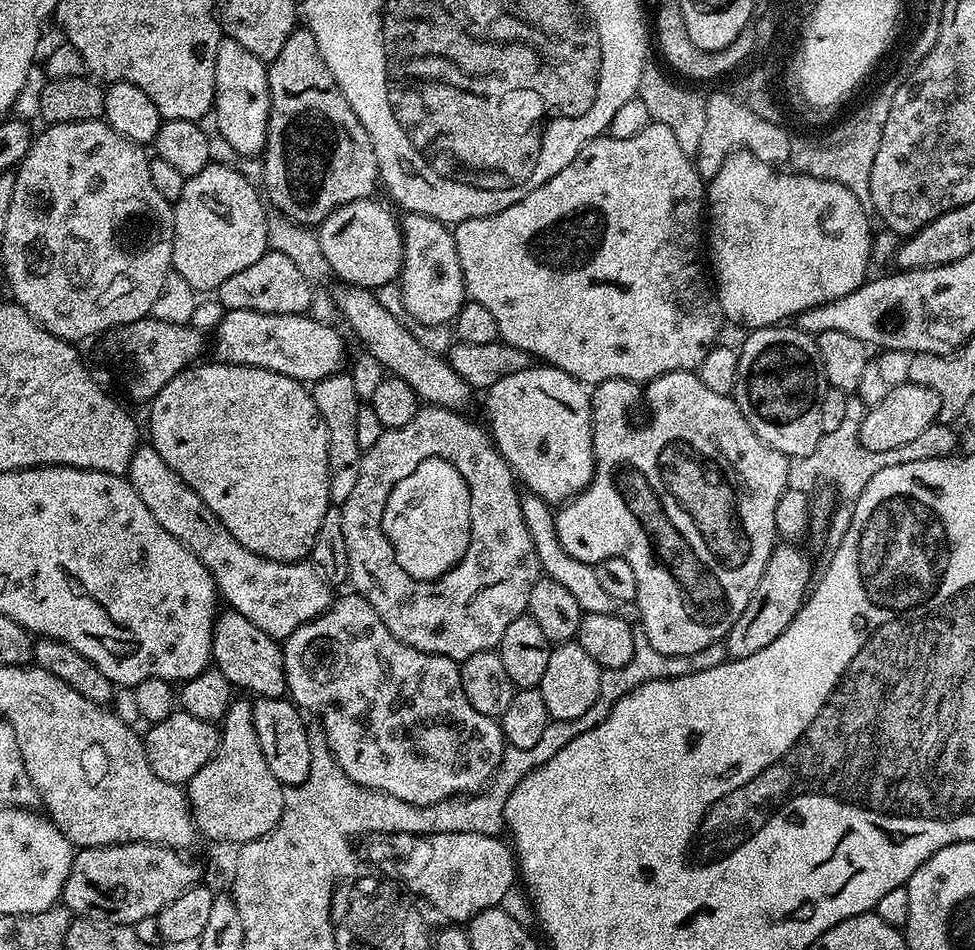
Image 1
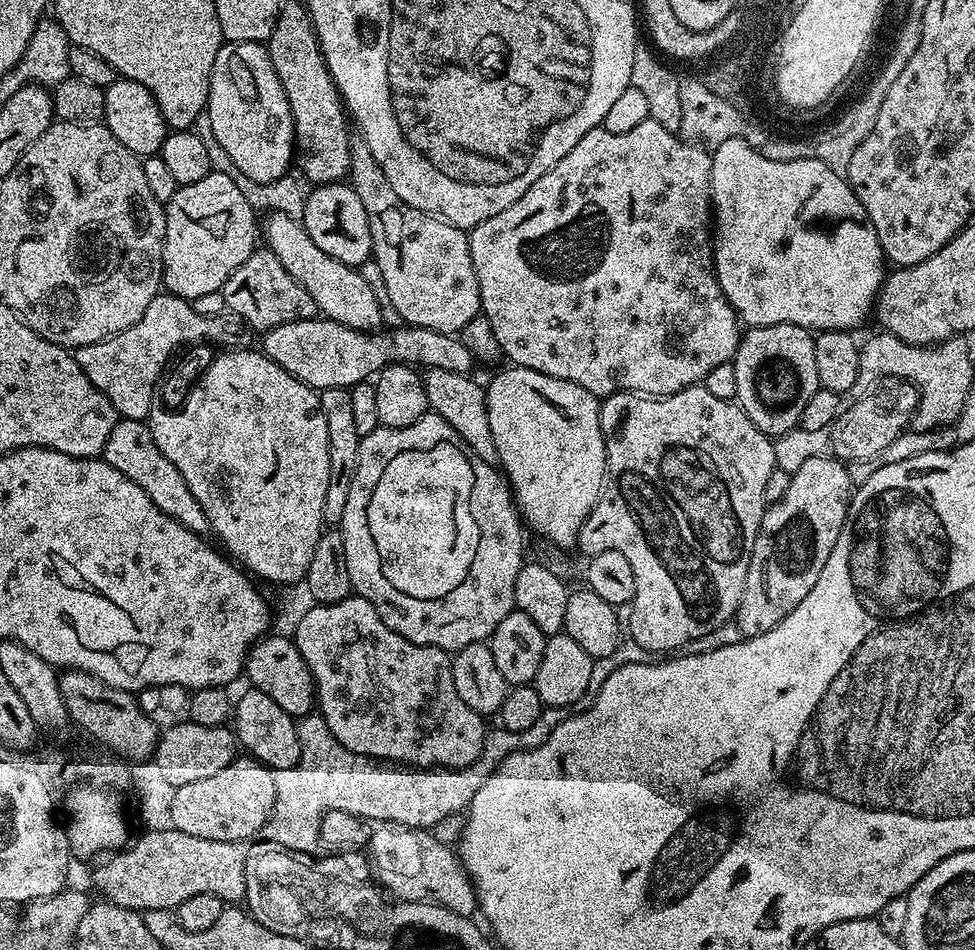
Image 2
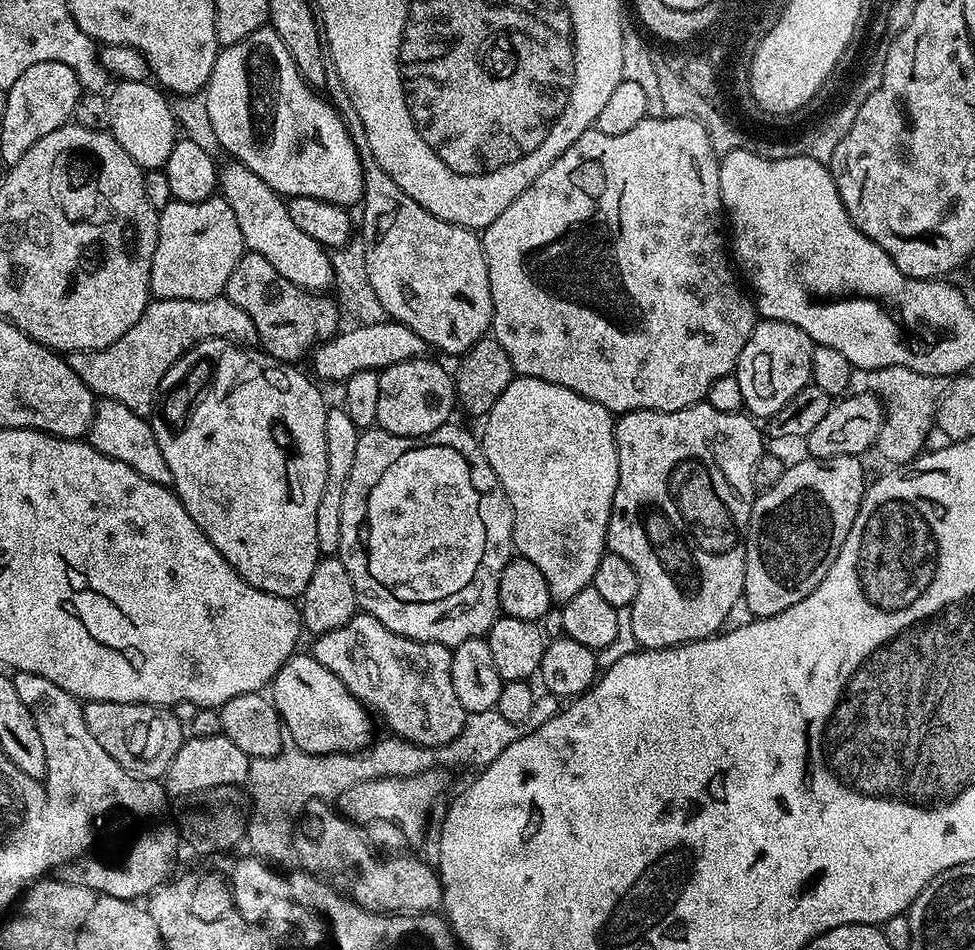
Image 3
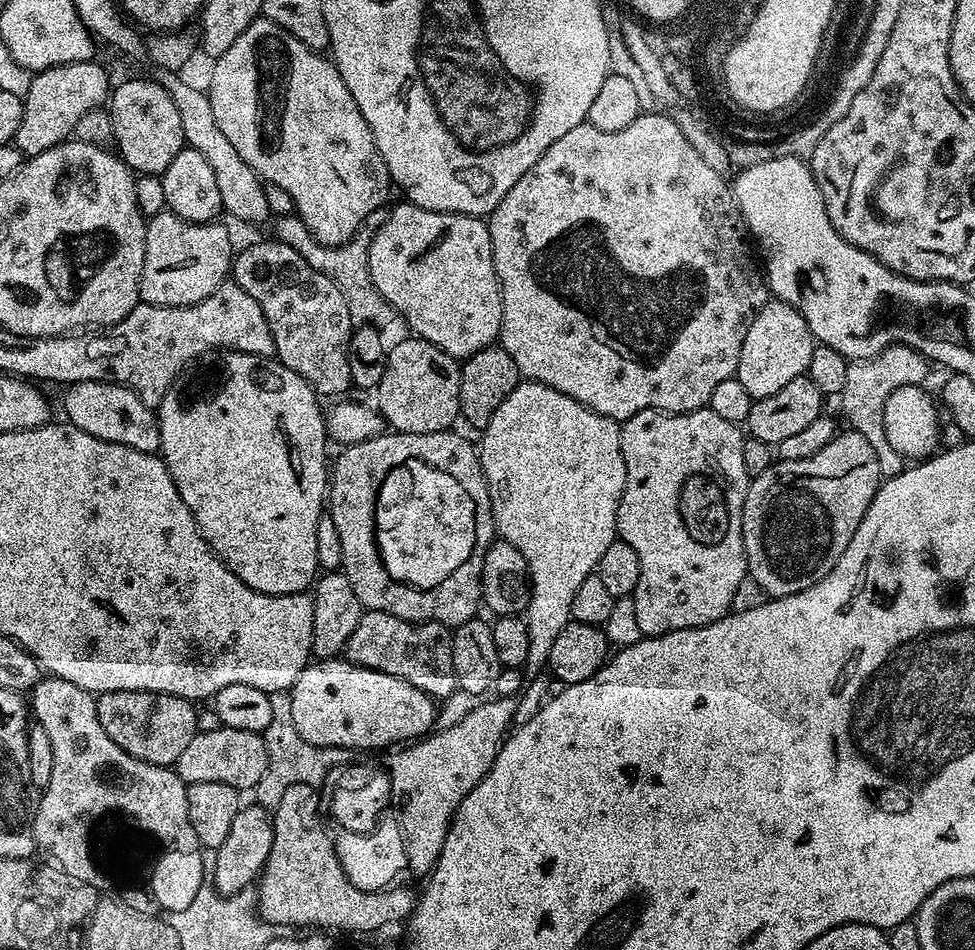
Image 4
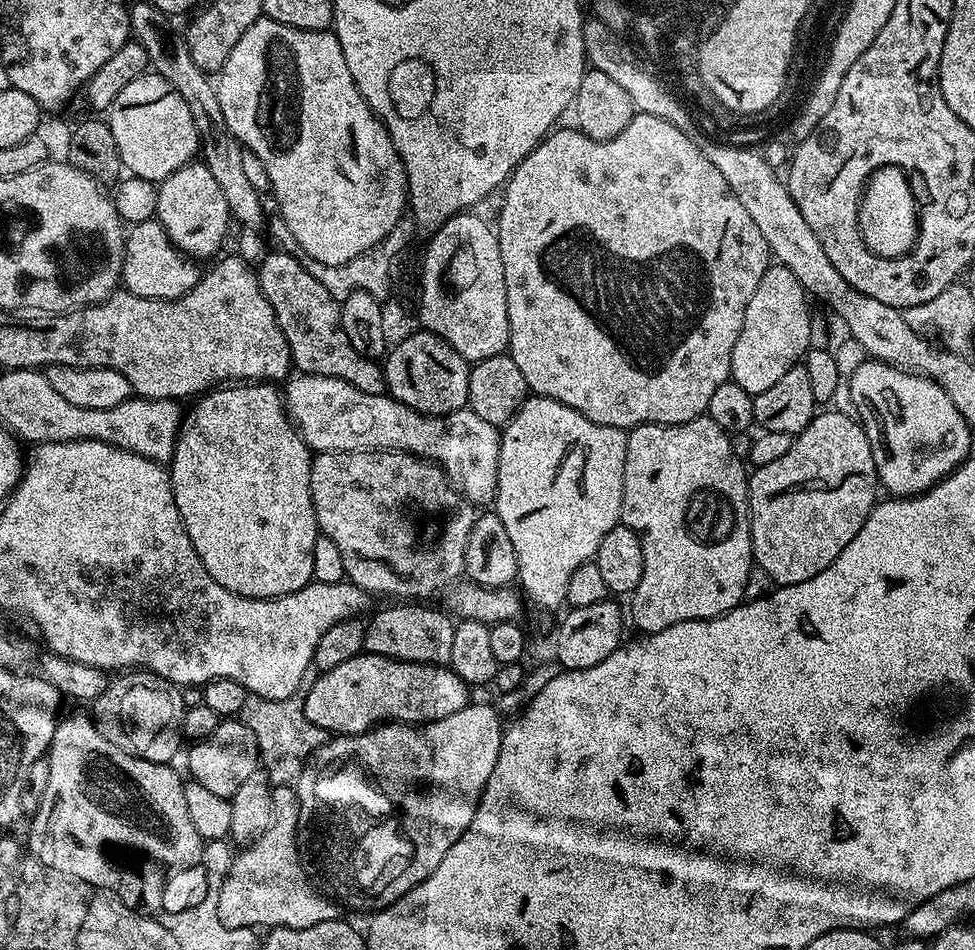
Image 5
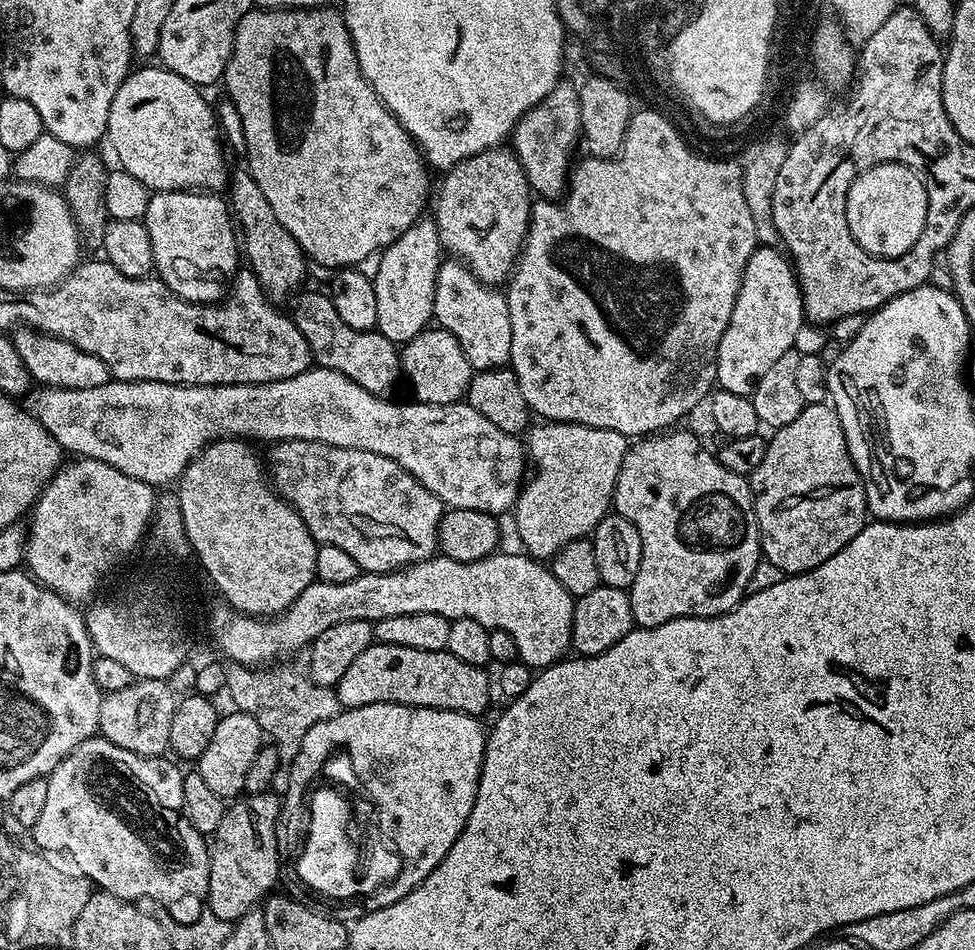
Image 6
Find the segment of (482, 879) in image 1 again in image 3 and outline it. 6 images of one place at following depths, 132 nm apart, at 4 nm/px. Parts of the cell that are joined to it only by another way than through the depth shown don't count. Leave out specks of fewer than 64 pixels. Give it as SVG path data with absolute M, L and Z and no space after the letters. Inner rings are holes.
M327 803L309 804L306 816L295 839L299 859L304 859L303 867L320 874L332 872L335 868L353 868L356 877L352 880L350 896L361 907L378 913L435 913L443 905L440 873L433 865L431 868L416 856L392 854L389 860L376 856L377 849L363 831L356 824L343 820Z

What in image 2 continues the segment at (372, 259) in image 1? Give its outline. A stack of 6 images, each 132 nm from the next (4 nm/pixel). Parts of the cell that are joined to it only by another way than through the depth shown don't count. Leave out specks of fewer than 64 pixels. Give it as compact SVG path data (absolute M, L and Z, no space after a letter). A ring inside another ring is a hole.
M351 183L321 184L311 191L304 197L302 223L310 238L314 238L314 246L318 246L318 250L326 250L326 254L330 254L330 258L338 258L338 262L353 266L369 263L372 254L370 222L366 206L362 206L362 198L358 198Z

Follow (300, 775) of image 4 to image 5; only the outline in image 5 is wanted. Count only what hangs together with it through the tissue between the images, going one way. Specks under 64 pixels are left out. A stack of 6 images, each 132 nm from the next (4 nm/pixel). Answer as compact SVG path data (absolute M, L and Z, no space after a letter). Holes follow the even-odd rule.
M249 695L248 701L244 703L242 719L258 742L260 763L273 785L295 785L314 753L330 740L330 733L325 728L314 726L314 722L306 718L304 702L299 695L285 700Z

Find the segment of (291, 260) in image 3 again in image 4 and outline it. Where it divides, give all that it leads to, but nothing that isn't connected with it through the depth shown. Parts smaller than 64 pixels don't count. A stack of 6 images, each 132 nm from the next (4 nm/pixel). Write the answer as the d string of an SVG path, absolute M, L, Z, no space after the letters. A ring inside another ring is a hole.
M180 74L171 77L170 90L173 95L177 96L176 105L178 106L178 118L182 118L184 142L187 147L198 150L198 154L202 154L202 158L206 158L210 170L214 170L214 179L218 181L218 194L222 194L223 211L229 212L236 220L245 220L248 224L260 224L264 219L269 219L270 213L266 206L266 194L264 193L265 181L261 180L260 175L251 166L242 162L242 154L238 154L238 150L234 150L233 144L226 139L226 134L222 134L218 121L214 119L214 110L210 106L207 91L203 87L195 88L194 85L187 84L182 77L184 76Z

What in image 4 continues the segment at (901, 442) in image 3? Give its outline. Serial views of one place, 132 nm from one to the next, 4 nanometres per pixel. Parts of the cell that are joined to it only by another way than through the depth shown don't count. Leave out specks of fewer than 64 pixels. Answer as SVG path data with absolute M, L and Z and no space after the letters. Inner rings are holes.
M894 344L892 347L882 350L874 358L869 360L853 360L846 370L846 386L840 393L839 403L844 403L844 412L848 415L851 427L878 454L878 466L880 467L881 477L887 478L902 474L906 467L906 457L898 454L890 446L890 441L886 438L886 426L884 425L884 411L886 410L886 398L894 394L902 386L911 384L923 385L924 379L928 376L930 362L920 352L915 352L913 348L907 348L904 344Z

